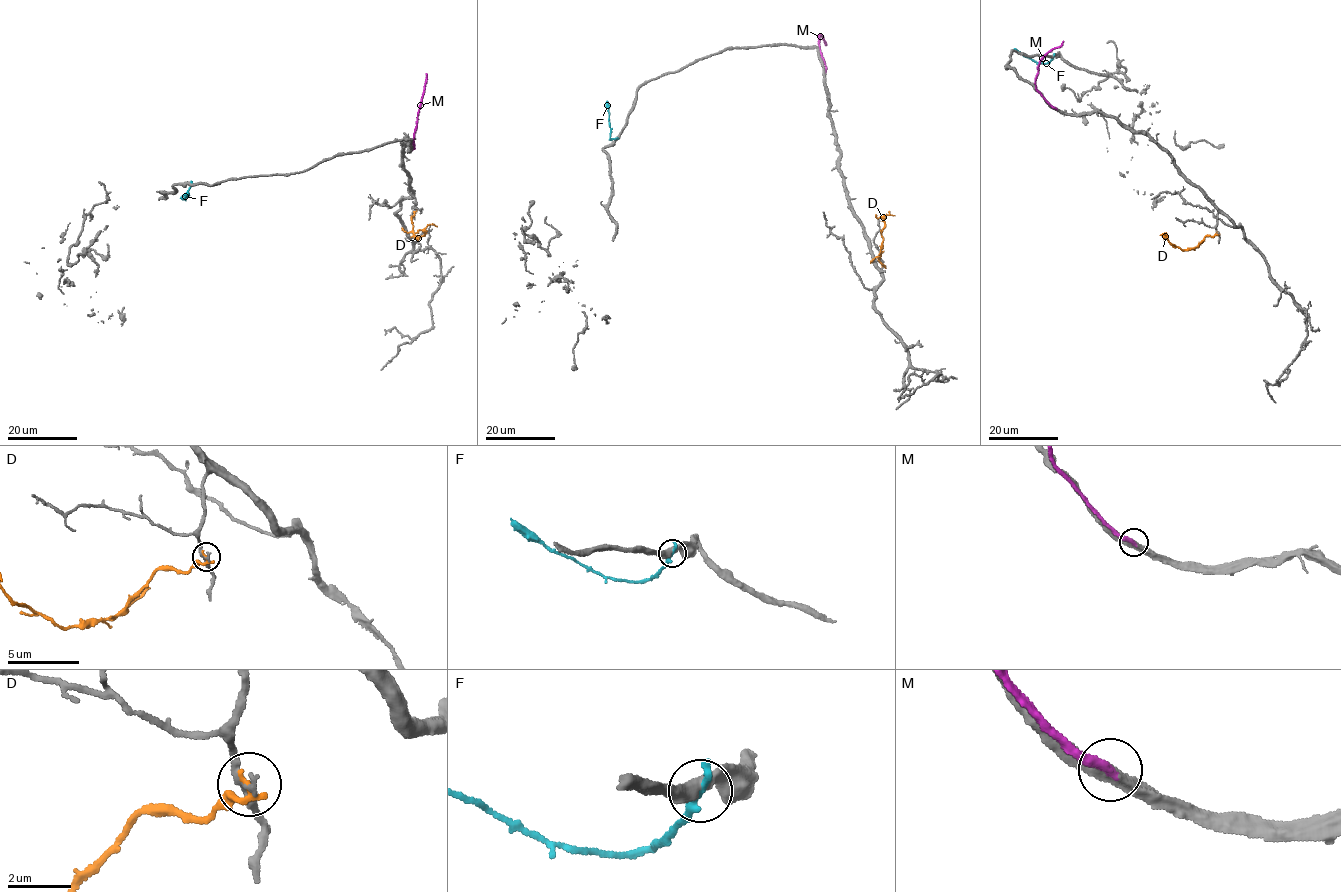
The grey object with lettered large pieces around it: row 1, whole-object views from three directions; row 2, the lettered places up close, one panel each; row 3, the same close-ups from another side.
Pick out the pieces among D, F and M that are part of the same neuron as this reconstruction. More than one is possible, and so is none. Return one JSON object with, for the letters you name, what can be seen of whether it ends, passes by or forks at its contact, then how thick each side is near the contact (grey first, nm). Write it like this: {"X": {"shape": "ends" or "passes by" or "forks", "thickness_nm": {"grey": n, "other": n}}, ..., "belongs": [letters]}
{"M": {"shape": "ends", "thickness_nm": {"grey": 440, "other": 320}}, "belongs": ["M"]}

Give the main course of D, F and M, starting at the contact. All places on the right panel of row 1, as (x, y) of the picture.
D: (1218, 232), (1206, 236), (1194, 247), (1184, 249), (1171, 243), (1166, 233), (1168, 239)
F: (1053, 56), (1048, 62), (1041, 63), (1014, 48)
M: (1056, 109), (1036, 89), (1036, 75), (1043, 56), (1063, 41)

